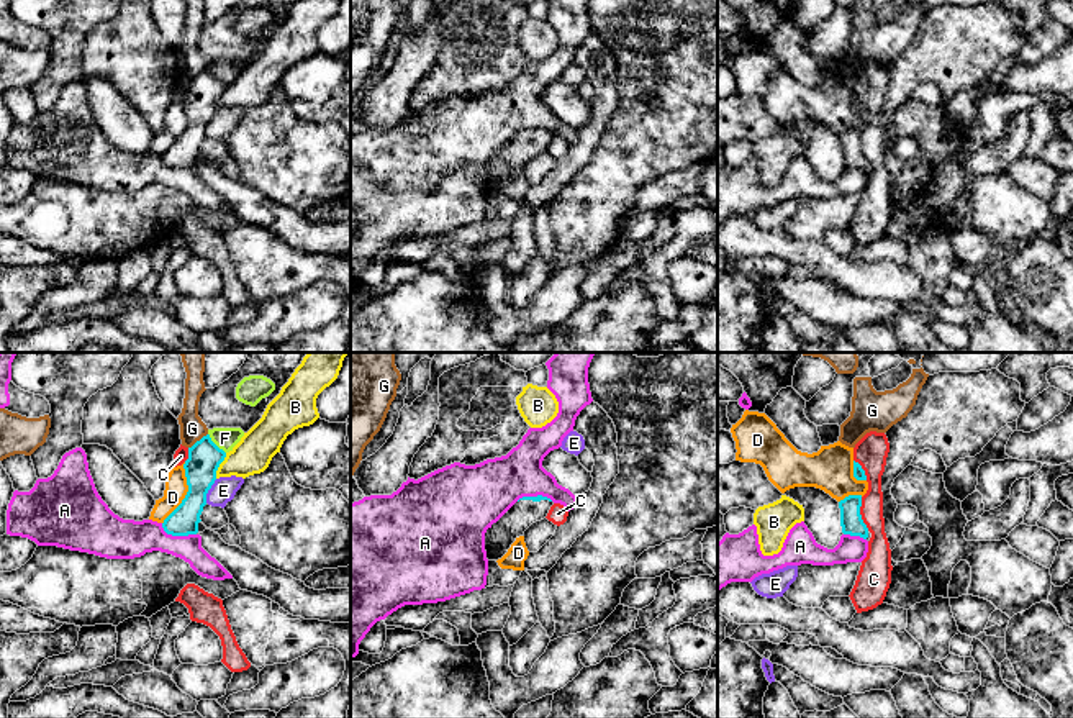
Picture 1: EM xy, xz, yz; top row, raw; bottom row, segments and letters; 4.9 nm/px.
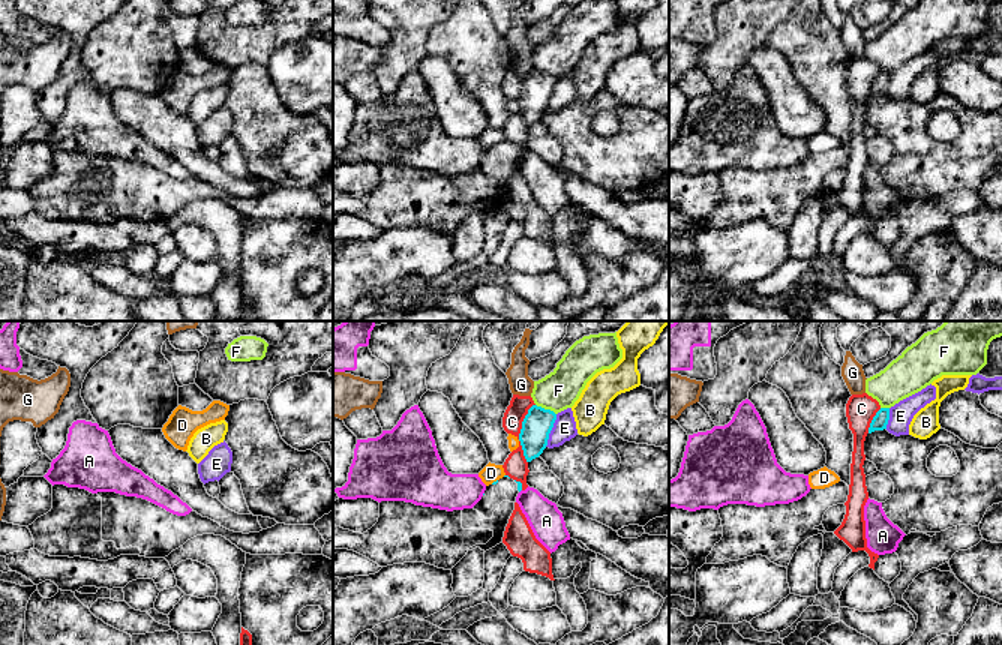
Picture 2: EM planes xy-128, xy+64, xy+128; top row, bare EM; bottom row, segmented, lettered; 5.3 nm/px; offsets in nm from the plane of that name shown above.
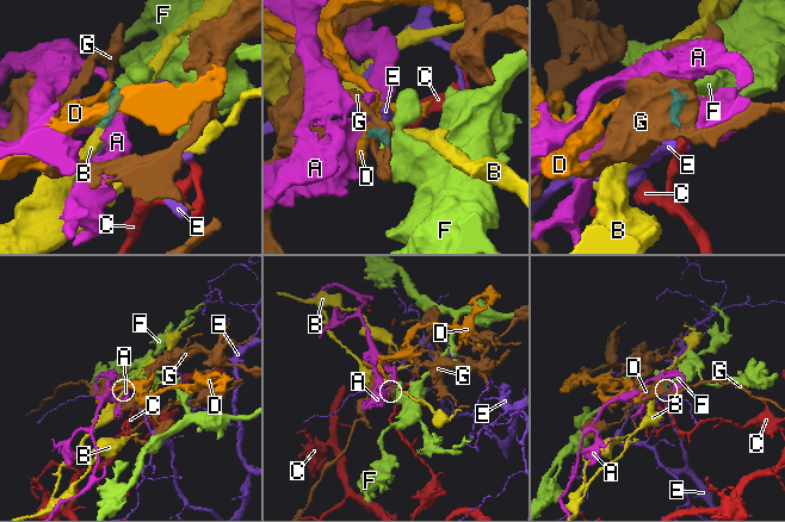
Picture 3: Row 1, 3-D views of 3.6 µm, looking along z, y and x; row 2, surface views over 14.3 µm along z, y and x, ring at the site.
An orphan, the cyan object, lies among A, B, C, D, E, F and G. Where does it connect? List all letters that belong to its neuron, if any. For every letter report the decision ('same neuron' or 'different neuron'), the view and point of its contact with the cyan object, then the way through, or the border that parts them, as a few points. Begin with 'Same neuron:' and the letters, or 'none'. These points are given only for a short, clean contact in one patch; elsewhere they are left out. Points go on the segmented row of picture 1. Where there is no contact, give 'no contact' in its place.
Same neuron: none
A: different neuron; contact xy (177, 535)
B: different neuron; contact xy (218, 466); border xy (226, 453), (215, 477)
C: different neuron; contact yz (859, 513)
D: different neuron; contact xy (187, 494)
E: different neuron; contact xy (208, 489); border xy (217, 479), (205, 502)
F: different neuron; contact xy (213, 443); border xy (208, 433), (225, 453)
G: different neuron; contact xy (197, 441); border xy (207, 433), (189, 448)

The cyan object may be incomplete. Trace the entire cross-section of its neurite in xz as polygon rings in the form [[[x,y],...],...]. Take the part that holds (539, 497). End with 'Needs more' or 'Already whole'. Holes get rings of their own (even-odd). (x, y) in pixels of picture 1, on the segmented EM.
[[[542,495],[519,498],[496,523],[487,529],[487,559],[501,559],[511,544],[523,536],[532,523],[547,516],[552,505],[554,502]]]. Needs more

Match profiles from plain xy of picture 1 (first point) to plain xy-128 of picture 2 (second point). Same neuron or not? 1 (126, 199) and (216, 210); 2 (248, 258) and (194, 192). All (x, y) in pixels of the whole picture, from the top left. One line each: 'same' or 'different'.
1: different
2: different

